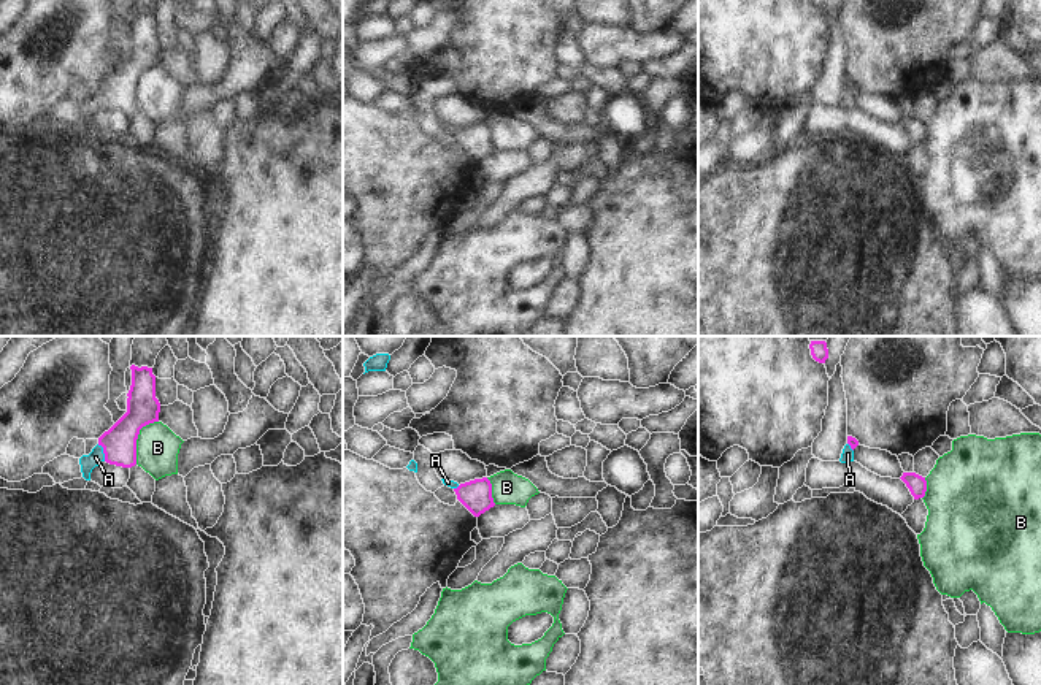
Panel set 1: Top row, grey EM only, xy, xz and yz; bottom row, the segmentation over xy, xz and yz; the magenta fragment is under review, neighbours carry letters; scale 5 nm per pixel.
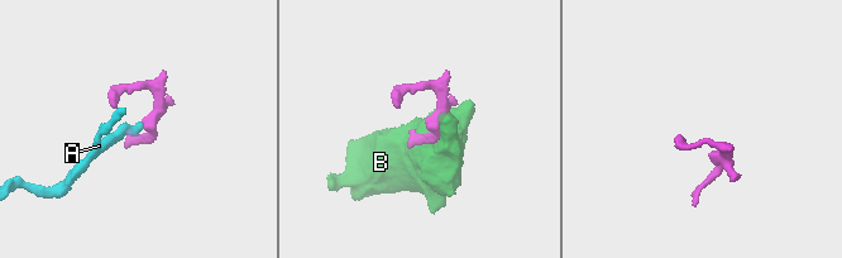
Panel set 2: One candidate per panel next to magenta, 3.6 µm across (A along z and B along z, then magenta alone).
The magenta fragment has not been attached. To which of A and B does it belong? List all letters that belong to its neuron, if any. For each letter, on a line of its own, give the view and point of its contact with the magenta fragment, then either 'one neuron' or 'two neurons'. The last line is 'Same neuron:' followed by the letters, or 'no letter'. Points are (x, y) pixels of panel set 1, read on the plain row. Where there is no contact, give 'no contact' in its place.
A: meets magenta in xy at (103, 97); one neuron
B: meets magenta in xy at (137, 83); two neurons
Same neuron: A

